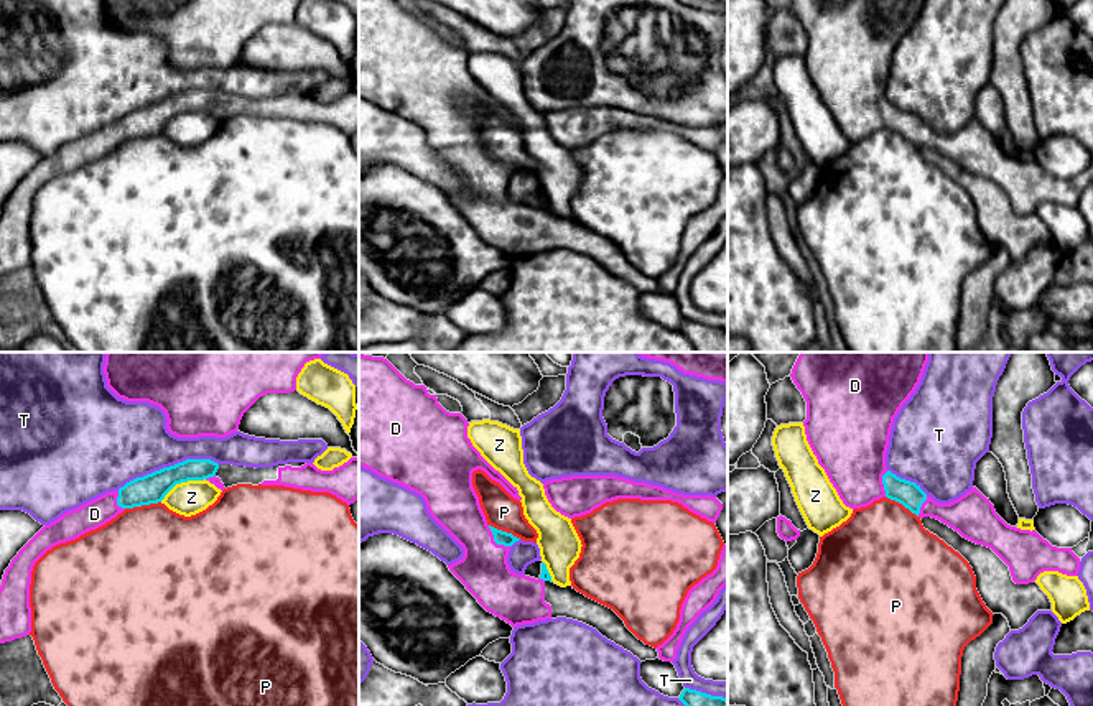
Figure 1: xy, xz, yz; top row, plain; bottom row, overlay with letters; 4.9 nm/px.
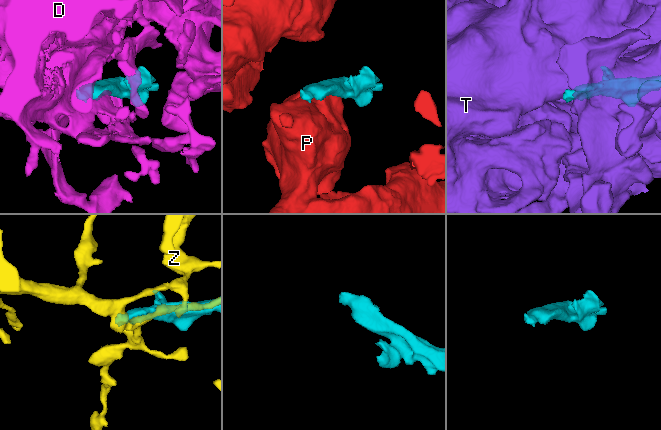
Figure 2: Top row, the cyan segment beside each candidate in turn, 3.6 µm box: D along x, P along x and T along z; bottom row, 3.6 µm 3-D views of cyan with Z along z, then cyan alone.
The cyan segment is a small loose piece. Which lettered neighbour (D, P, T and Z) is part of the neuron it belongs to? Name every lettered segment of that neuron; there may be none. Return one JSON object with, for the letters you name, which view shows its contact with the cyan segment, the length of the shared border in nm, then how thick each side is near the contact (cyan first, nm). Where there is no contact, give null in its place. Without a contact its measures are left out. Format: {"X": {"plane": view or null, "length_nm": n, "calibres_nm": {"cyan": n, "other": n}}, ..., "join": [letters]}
{"D": {"plane": "xz", "length_nm": 160, "calibres_nm": {"cyan": 70, "other": 240}}, "join": ["D"]}

